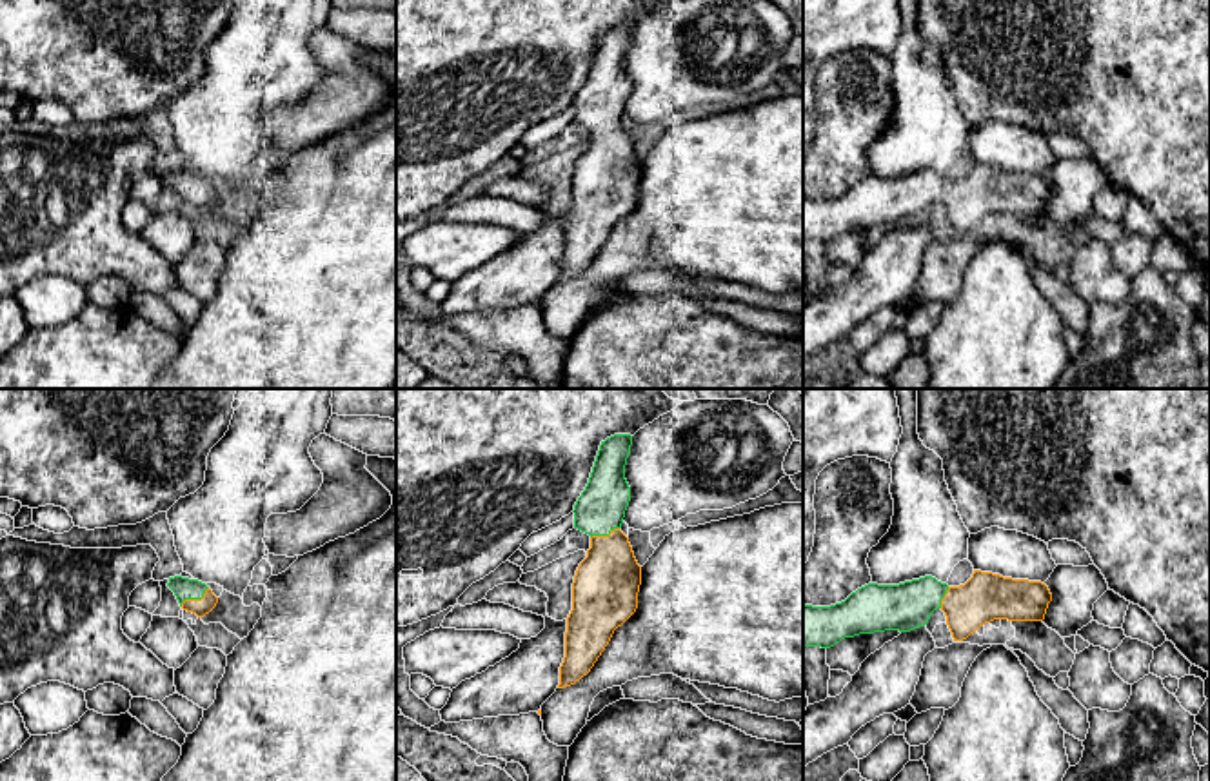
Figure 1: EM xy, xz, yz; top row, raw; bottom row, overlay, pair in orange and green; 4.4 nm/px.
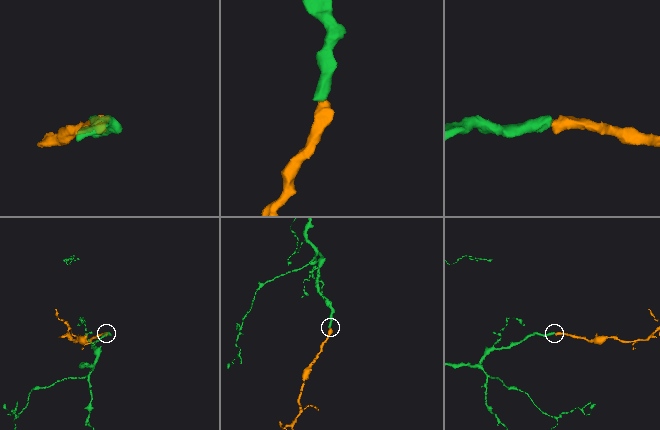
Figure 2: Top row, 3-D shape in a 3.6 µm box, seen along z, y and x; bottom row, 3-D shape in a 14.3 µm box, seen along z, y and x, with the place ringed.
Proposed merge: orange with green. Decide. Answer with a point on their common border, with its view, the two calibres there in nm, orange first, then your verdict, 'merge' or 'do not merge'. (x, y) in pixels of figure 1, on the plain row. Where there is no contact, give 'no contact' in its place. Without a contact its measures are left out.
xy (195, 193) | 80/100 nm | merge

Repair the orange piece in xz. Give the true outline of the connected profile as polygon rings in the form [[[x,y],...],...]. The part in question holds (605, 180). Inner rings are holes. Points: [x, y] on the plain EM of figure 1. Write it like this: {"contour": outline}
{"contour": [[[630,27],[601,35],[589,76],[572,104],[574,122],[590,129],[590,142],[572,176],[558,282],[587,269],[614,223],[638,202],[641,160],[629,131],[620,124],[630,94],[625,73],[630,38]]]}

